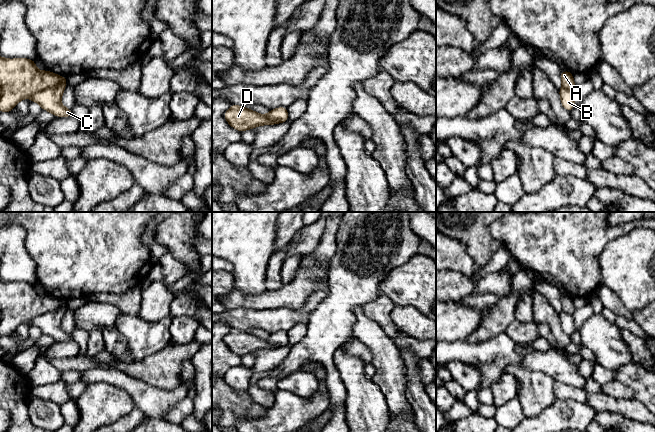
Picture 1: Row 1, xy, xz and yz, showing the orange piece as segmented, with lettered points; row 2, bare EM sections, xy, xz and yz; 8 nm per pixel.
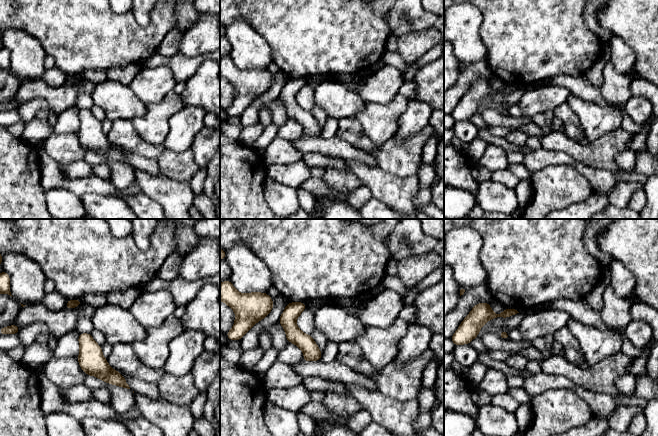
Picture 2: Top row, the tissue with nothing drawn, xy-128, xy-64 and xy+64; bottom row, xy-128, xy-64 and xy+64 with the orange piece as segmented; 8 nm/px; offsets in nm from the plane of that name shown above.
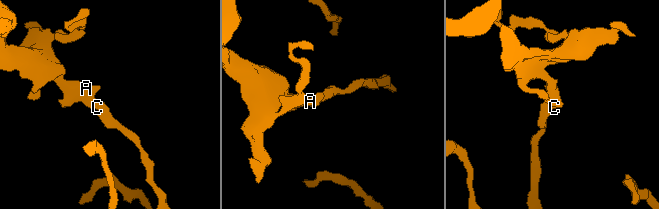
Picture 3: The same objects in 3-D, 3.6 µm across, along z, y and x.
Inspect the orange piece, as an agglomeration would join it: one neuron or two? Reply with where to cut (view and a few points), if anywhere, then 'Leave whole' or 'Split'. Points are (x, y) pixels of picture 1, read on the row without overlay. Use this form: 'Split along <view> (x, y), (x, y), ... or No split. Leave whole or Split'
Split along xy (64, 301), (61, 306), (44, 312), (30, 320). Split

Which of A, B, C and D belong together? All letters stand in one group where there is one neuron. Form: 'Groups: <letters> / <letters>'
Groups: A D / B C

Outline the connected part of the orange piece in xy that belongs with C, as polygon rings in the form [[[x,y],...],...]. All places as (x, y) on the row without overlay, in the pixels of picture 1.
[[[67,302],[64,305],[51,312],[44,313],[33,320],[31,326],[40,328],[41,333],[49,335],[55,341],[72,341],[72,333],[68,333],[61,328],[61,321],[66,311]]]

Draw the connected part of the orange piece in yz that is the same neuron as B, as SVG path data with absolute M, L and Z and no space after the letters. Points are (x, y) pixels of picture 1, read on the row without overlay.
M562 311L559 313L559 319L563 332L570 336L576 330L573 316Z

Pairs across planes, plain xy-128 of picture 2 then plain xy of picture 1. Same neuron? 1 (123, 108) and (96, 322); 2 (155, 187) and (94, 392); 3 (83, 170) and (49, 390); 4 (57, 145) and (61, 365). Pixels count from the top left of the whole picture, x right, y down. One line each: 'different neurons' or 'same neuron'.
1: same neuron
2: different neurons
3: same neuron
4: different neurons

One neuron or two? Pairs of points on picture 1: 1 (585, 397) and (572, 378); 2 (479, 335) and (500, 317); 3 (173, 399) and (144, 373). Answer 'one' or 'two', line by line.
1: two
2: one
3: two

